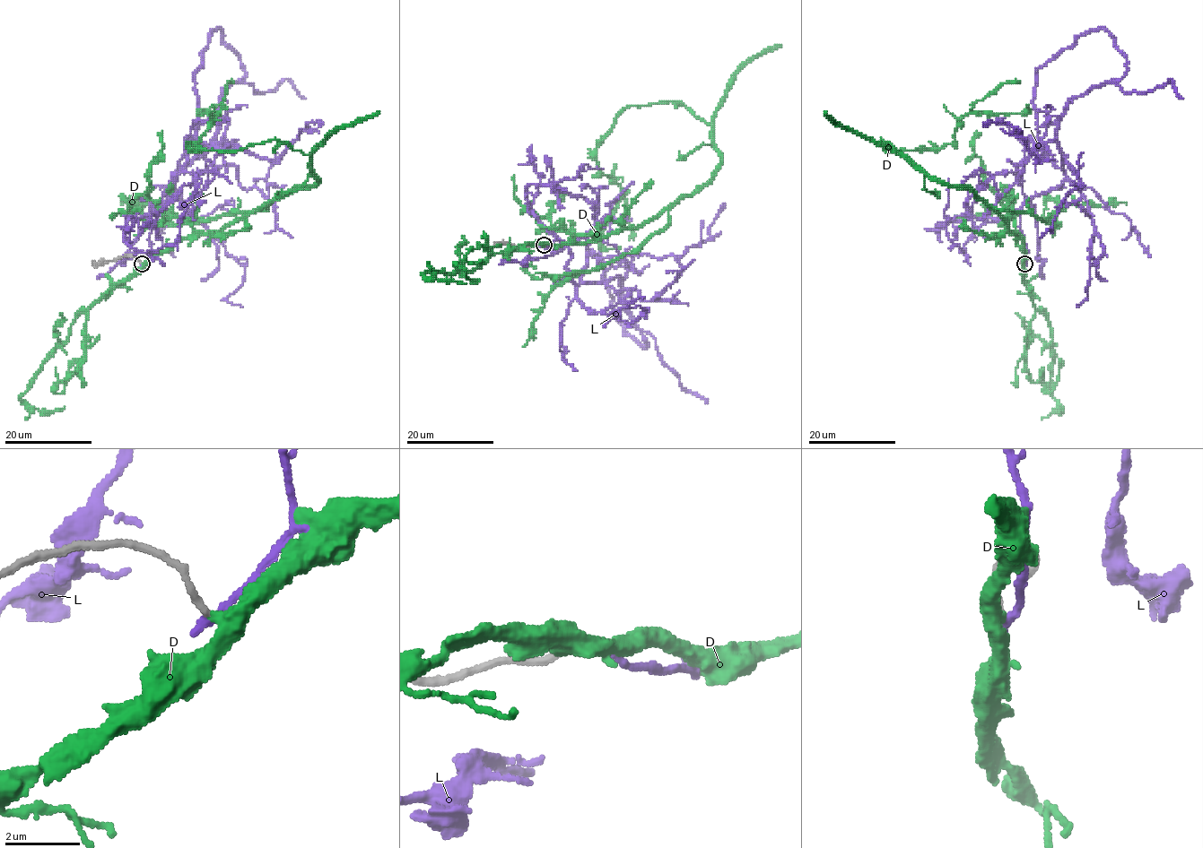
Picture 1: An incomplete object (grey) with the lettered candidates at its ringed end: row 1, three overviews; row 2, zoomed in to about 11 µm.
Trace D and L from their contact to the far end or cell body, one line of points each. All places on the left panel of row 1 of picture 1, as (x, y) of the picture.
D: (142, 263), (318, 180), (311, 158), (287, 142), (194, 149), (219, 113), (198, 114), (219, 105)
L: (141, 263), (164, 191), (224, 116), (220, 141), (185, 142), (187, 162), (128, 253), (97, 278)

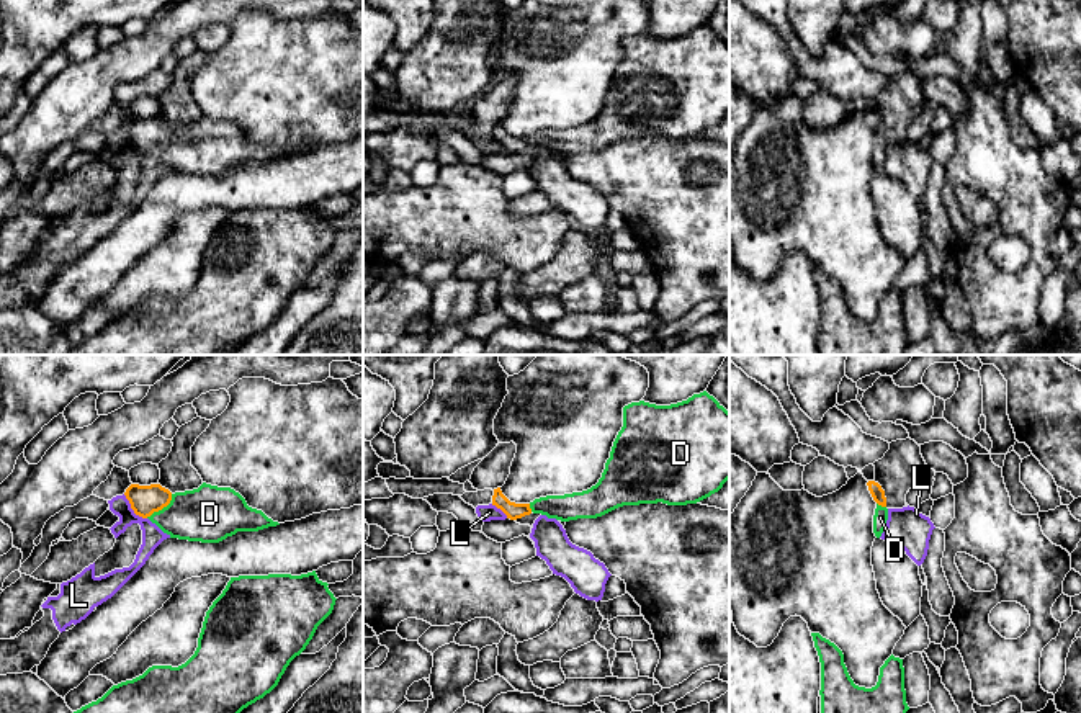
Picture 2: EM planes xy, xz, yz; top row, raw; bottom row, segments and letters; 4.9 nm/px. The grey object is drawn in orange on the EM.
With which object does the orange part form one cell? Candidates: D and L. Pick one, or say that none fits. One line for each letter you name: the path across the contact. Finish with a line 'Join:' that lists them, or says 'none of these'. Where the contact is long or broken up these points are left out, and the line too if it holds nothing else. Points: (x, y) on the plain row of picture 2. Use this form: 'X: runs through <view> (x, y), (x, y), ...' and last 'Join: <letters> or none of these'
D: runs through xy (144, 134), (154, 136), (161, 143), (174, 147), (210, 147)
Join: D

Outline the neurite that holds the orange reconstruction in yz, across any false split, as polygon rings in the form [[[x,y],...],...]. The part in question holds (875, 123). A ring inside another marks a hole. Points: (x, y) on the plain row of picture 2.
[[[868,114],[867,119],[873,134],[877,136],[877,142],[873,149],[873,167],[877,172],[880,172],[888,154],[886,131],[885,131],[885,124],[878,116]]]

